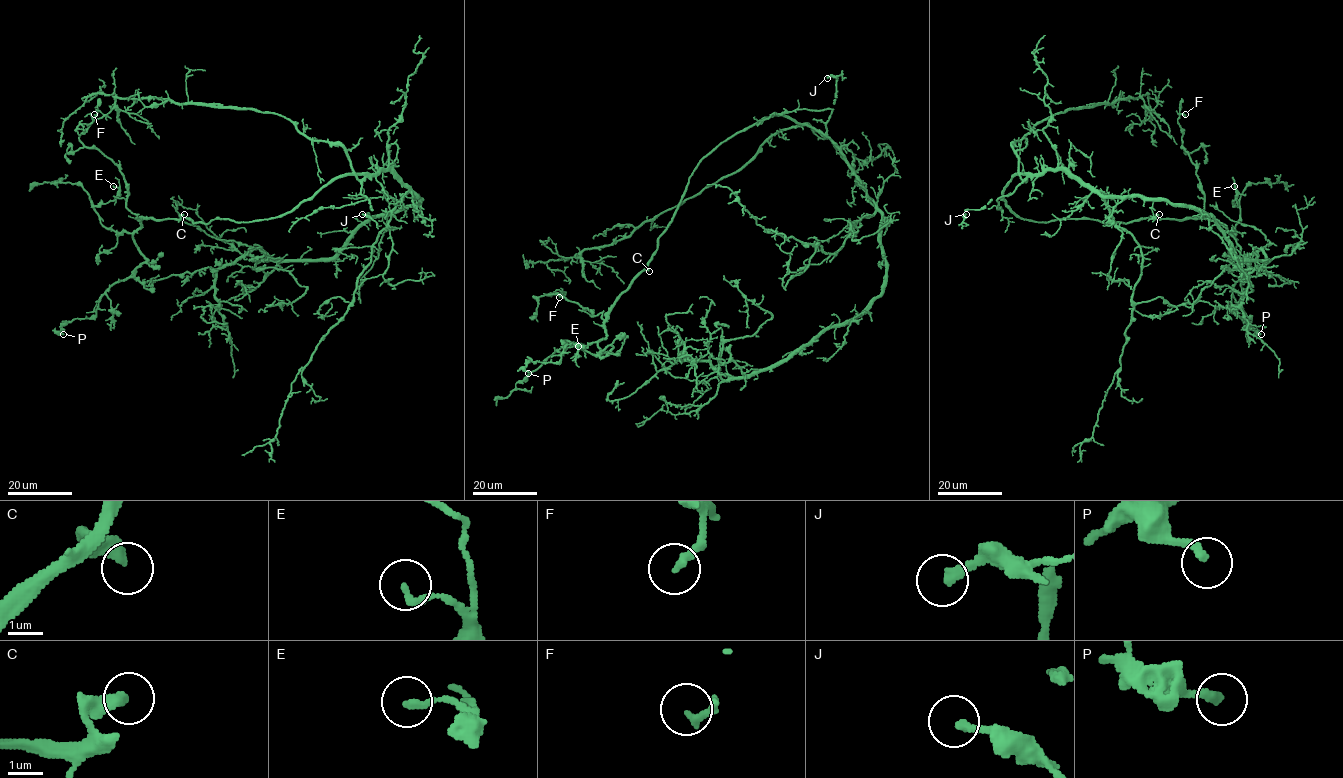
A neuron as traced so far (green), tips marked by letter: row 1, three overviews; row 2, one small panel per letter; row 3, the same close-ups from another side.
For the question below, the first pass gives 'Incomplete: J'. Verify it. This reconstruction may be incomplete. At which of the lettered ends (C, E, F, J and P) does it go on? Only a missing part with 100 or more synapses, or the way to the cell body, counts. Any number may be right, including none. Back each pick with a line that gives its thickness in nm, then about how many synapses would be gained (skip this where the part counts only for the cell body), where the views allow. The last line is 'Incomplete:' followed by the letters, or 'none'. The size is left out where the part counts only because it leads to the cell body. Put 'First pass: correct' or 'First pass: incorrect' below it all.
J: Thickness 240 nm
Incomplete: J
First pass: correct

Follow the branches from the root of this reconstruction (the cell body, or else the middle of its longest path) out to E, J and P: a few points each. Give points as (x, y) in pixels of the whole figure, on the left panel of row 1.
E: (364, 174), (332, 178), (273, 218), (144, 218), (131, 233), (107, 229), (93, 207), (116, 198), (113, 186)
J: (364, 174), (361, 194), (368, 199), (371, 210), (368, 214), (362, 214)
P: (364, 174), (332, 178), (273, 218), (144, 218), (132, 239), (148, 260), (63, 334)

